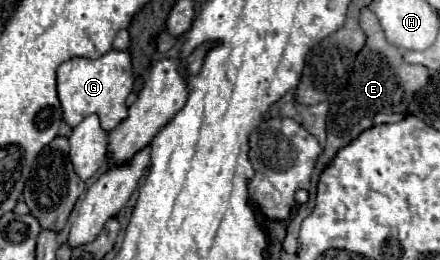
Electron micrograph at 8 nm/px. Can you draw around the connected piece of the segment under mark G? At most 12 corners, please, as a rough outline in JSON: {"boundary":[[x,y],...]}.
{"boundary":[[130,53],[58,67],[64,121],[96,113],[104,131],[126,115]]}

